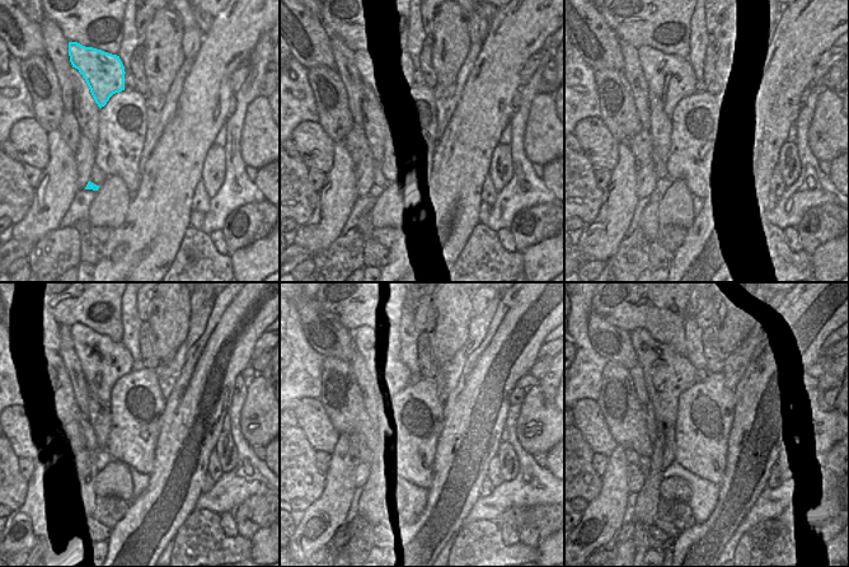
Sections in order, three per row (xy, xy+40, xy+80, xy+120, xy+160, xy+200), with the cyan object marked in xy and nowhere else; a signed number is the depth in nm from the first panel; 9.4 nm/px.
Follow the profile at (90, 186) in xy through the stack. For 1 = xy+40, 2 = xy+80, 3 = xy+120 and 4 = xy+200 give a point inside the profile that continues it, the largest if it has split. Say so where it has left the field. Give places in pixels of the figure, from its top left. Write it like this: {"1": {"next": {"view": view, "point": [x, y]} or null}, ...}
{"1": {"next": {"view": "xy+40", "point": [375, 191]}}, "2": {"next": {"view": "xy+80", "point": [662, 184]}}, "3": {"next": {"view": "xy+120", "point": [90, 473]}}, "4": {"next": {"view": "xy+200", "point": [667, 375]}}}

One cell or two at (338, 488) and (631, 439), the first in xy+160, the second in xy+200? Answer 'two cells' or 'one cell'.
two cells

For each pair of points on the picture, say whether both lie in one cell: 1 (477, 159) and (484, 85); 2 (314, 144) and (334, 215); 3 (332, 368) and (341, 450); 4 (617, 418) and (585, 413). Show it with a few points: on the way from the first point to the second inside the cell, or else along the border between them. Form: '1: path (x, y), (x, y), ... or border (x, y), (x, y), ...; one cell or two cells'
1: path (477, 141), (477, 123), (484, 111), (484, 103); one cell
2: border (333, 144), (333, 164), (326, 173); two cells
3: border (338, 432), (347, 435); two cells
4: border (596, 401), (603, 418), (617, 443); two cells

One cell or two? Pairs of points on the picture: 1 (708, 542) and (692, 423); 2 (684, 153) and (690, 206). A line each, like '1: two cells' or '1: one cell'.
1: two cells
2: two cells

